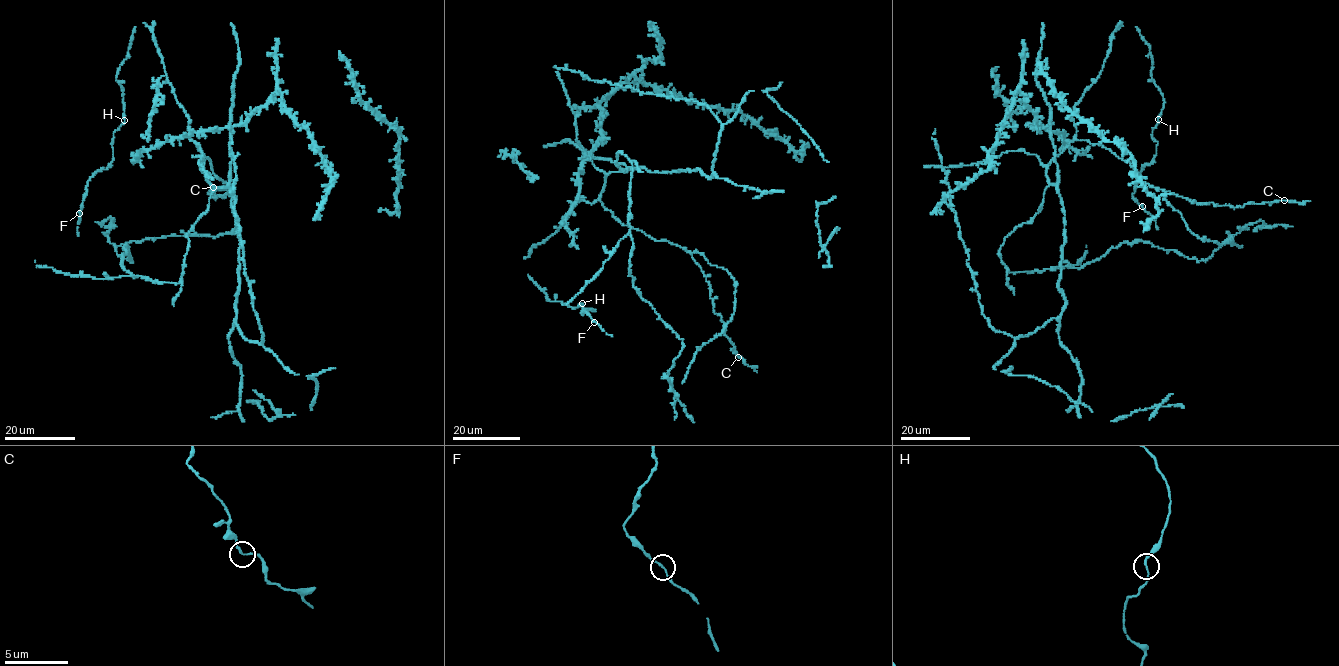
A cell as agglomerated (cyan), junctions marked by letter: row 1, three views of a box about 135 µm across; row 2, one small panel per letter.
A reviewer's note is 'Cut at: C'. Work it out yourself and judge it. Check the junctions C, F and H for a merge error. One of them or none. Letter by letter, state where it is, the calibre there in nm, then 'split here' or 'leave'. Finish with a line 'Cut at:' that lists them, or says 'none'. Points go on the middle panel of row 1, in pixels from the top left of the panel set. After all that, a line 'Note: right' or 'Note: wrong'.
C: place (738, 357); calibre 130 nm; leave
F: place (594, 322); calibre 120 nm; leave
H: place (582, 303); calibre 130 nm; leave
Cut at: none
Note: wrong

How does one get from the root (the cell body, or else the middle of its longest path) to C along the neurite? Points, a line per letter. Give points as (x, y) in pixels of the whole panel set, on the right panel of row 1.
C: (1059, 191), (1048, 182), (1048, 163), (1081, 139), (1127, 161), (1141, 181), (1198, 203), (1233, 208), (1284, 200)

